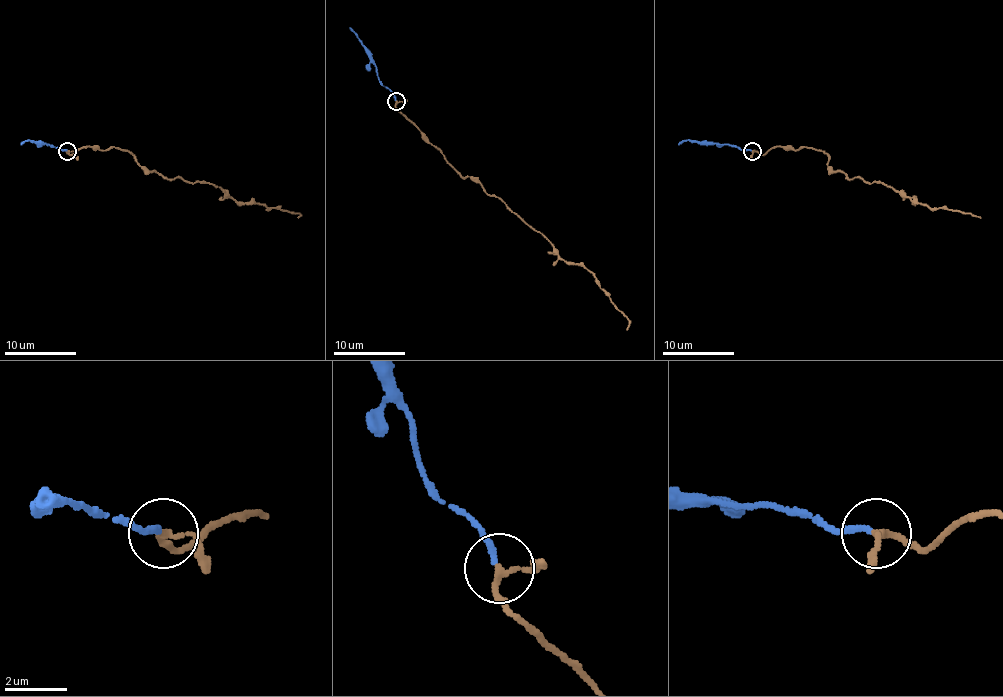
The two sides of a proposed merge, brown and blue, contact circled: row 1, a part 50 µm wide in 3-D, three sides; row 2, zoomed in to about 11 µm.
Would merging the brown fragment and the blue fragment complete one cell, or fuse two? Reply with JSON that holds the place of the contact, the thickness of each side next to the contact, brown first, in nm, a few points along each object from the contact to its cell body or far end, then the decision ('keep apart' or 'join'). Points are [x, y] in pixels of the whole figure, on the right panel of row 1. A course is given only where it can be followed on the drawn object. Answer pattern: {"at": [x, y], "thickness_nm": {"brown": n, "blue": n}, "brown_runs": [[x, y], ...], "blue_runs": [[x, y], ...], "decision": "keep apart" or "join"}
{"at": [752, 151], "thickness_nm": {"brown": 180, "blue": 190}, "brown_runs": [[751, 151], [778, 146], [821, 149], [827, 164], [848, 178], [882, 182], [931, 209], [981, 218]], "blue_runs": [[751, 151], [726, 144], [685, 140], [678, 144]], "decision": "join"}

